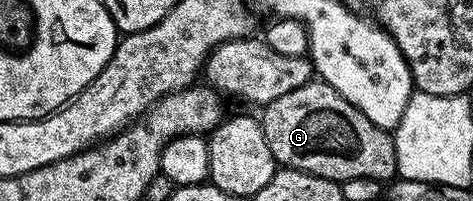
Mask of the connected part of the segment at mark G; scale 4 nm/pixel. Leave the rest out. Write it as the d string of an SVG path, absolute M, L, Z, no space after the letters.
M310 81L306 85L302 85L290 93L286 93L284 96L278 97L274 101L270 101L263 108L263 111L262 126L264 128L264 136L266 137L266 145L270 145L270 153L276 158L277 164L279 164L280 167L293 167L299 171L314 173L314 177L333 179L335 183L338 184L345 183L347 179L353 179L354 177L374 177L381 181L388 181L397 174L395 141L393 136L389 134L389 132L382 130L378 125L374 125L374 121L370 121L370 117L366 117L354 105L350 105L350 101L343 99L342 96L326 82Z

